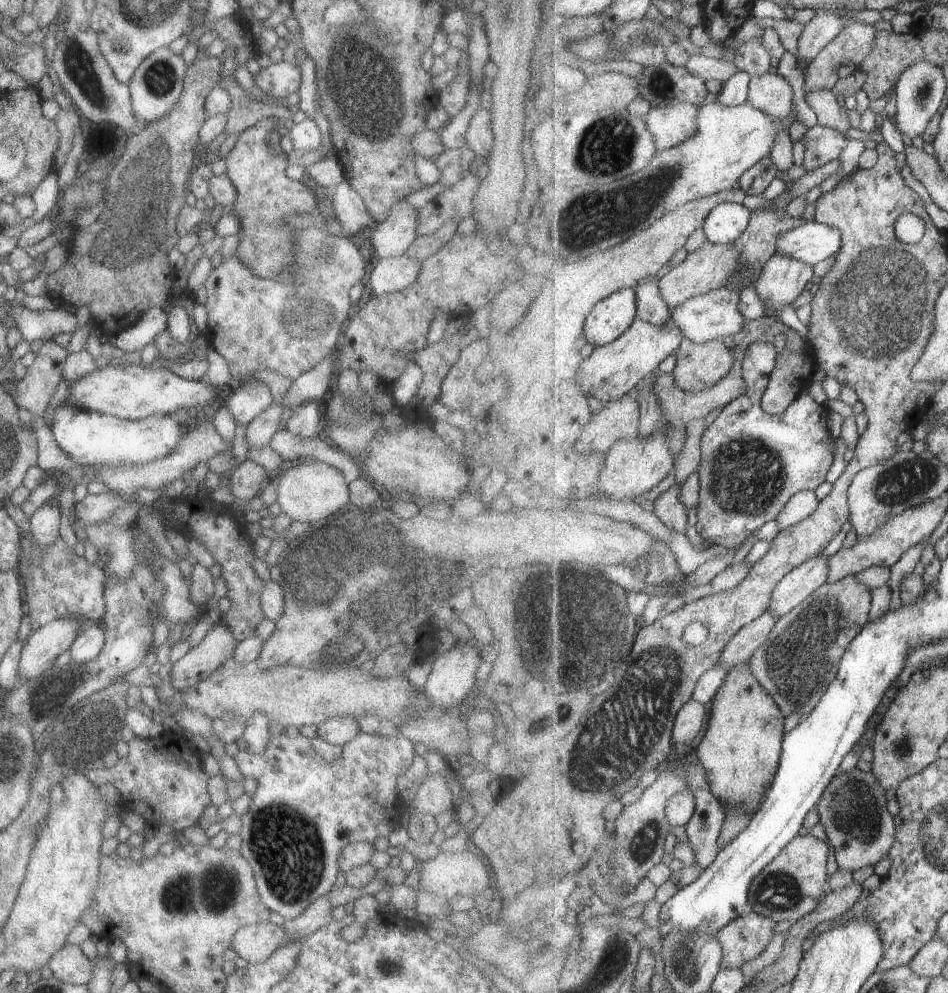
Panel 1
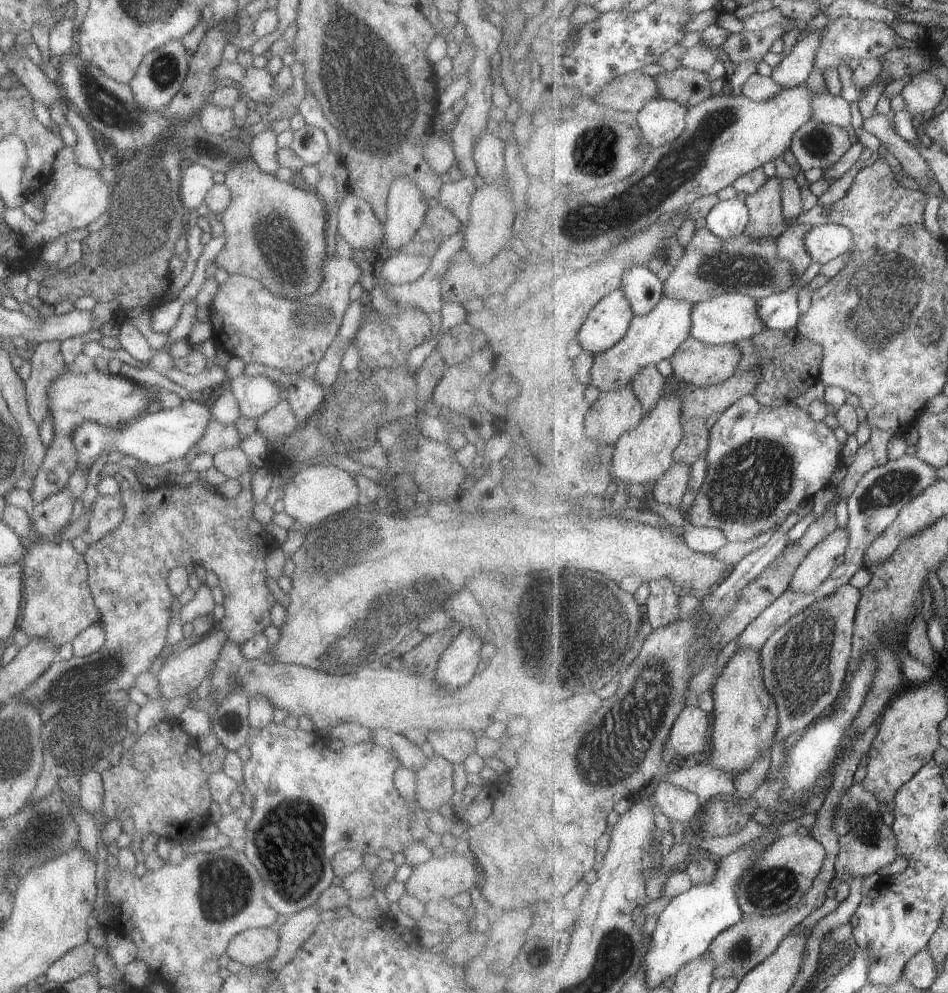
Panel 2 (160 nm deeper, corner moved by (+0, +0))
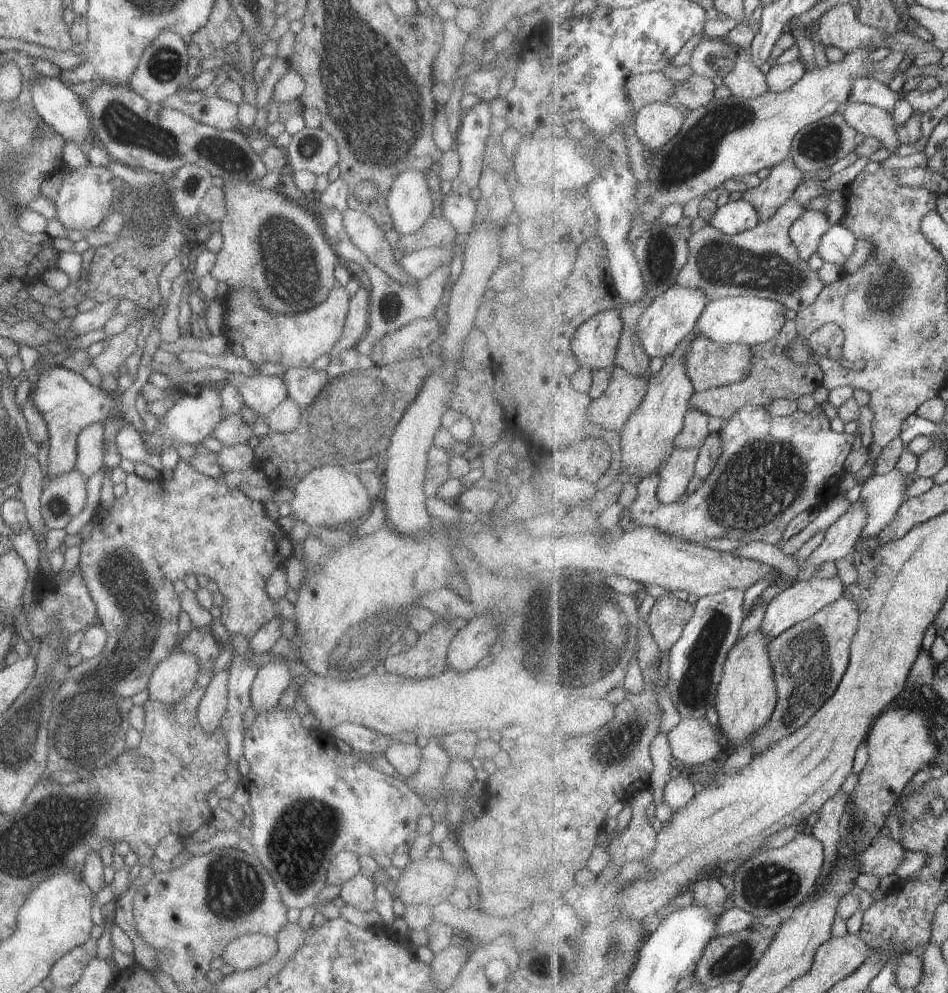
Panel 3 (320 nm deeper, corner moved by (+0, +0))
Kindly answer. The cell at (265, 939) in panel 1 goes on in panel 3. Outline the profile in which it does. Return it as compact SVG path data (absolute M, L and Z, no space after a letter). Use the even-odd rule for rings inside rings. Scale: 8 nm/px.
M249 933L234 938L220 954L221 960L234 971L244 971L265 962L276 951L276 938Z

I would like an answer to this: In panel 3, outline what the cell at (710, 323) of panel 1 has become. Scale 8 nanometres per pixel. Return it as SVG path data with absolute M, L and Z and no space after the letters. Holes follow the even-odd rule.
M745 295L711 301L696 326L701 334L723 345L742 344L754 347L777 337L787 321L788 308L782 302Z

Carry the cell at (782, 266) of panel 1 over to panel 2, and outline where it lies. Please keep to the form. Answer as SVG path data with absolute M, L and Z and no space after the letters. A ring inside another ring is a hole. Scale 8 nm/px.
M793 224L789 230L778 238L777 254L783 262L791 262L797 276L805 274L805 270L814 263L807 246L805 246L805 234L811 230L811 224Z

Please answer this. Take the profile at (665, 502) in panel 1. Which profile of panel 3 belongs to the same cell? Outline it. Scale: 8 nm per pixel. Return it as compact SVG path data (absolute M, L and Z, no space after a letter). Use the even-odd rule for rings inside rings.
M674 448L667 462L661 466L661 484L658 488L658 497L663 504L677 502L696 475L696 464L700 457L700 448L677 449Z

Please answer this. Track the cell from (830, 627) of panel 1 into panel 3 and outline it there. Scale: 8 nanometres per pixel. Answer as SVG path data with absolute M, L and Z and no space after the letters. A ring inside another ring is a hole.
M844 596L771 641L770 657L778 684L778 705L771 720L751 740L755 755L804 727L837 692L850 665L852 645L858 634L859 623L858 606Z

